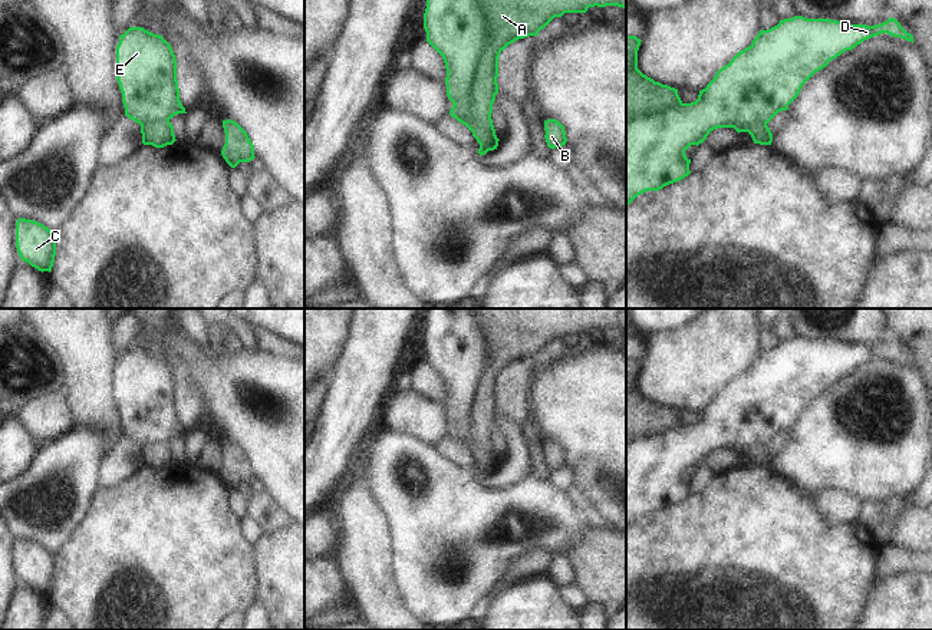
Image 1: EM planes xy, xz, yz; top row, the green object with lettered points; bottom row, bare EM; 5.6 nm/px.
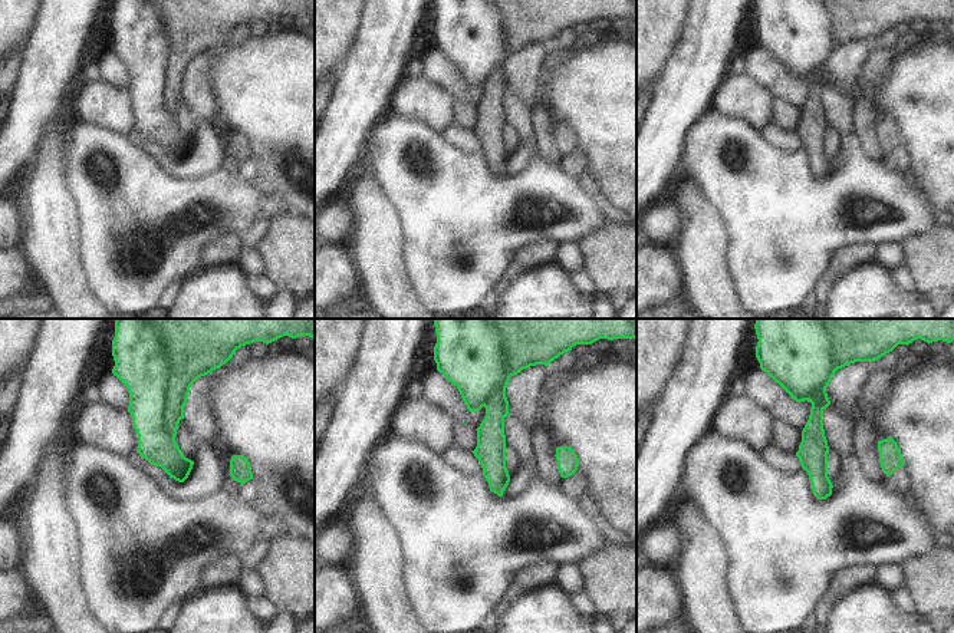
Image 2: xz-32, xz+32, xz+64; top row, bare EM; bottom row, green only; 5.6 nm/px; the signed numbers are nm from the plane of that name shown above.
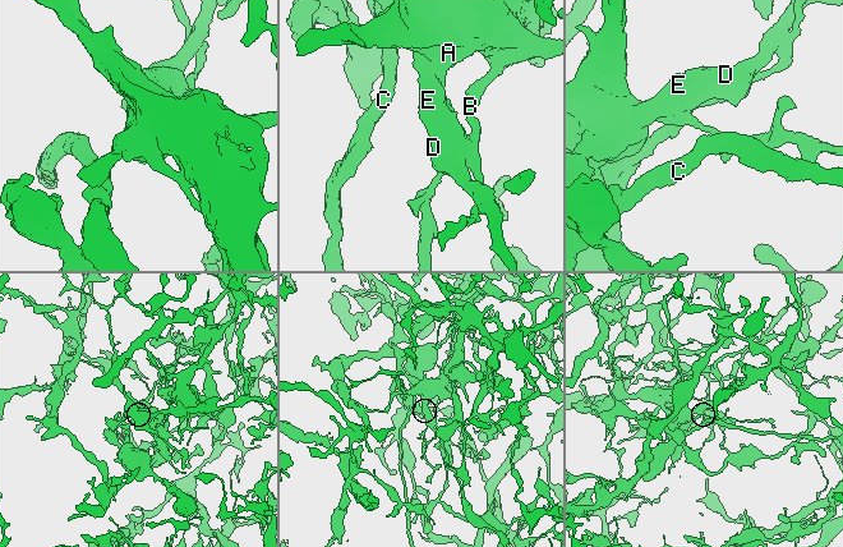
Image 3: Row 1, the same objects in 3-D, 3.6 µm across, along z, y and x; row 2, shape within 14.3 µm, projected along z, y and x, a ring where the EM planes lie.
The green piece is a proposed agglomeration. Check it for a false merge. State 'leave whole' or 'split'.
split

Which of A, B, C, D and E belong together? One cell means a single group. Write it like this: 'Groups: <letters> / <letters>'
Groups: A B C / D E

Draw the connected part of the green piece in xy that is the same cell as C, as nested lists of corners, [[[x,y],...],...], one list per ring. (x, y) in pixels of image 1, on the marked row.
[[[19,218],[16,222],[16,248],[22,261],[42,273],[50,273],[56,255],[56,234],[37,221]]]

